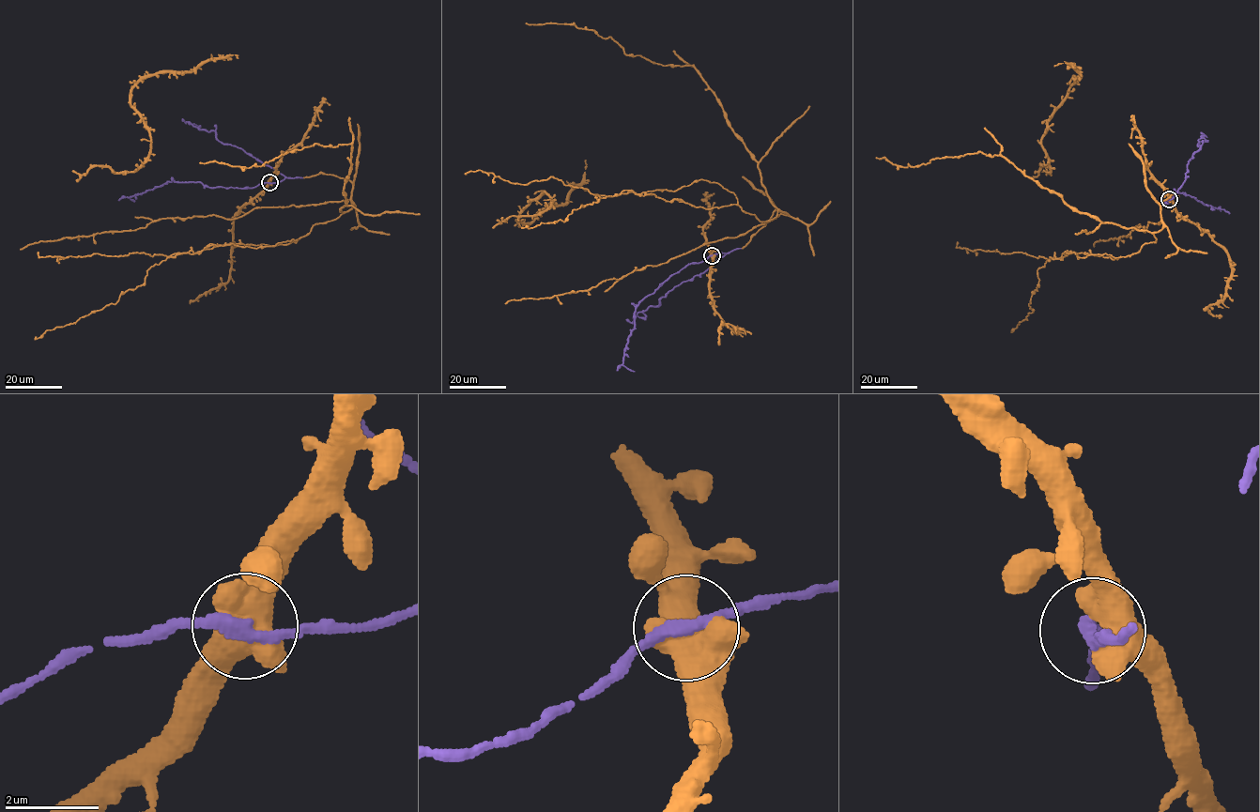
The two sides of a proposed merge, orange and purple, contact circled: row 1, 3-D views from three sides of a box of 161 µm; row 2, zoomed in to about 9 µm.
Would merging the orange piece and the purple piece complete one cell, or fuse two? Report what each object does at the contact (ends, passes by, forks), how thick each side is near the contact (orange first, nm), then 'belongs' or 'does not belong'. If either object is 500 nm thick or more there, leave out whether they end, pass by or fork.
550/260 nm | belongs

